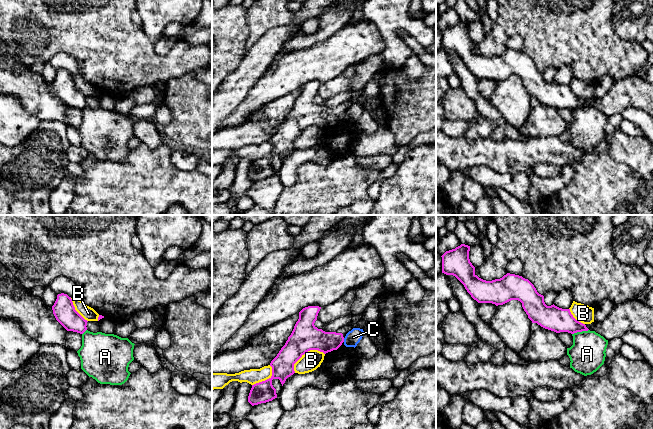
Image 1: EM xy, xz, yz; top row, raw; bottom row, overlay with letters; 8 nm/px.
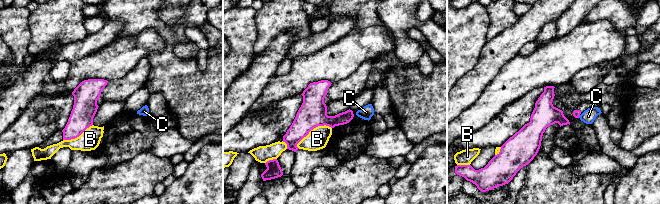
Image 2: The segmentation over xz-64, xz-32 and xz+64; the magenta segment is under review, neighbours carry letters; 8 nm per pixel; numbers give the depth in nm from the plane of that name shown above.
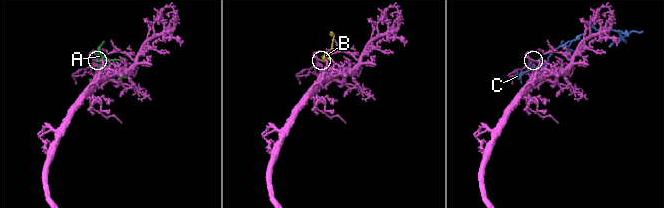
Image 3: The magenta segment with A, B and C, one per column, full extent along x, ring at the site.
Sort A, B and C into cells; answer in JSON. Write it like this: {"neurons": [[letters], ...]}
{"neurons": [["A"], ["B"], ["C"]]}

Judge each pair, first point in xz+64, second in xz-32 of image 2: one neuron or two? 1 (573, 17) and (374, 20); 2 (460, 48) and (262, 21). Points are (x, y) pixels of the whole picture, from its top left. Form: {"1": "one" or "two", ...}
{"1": "two", "2": "two"}

